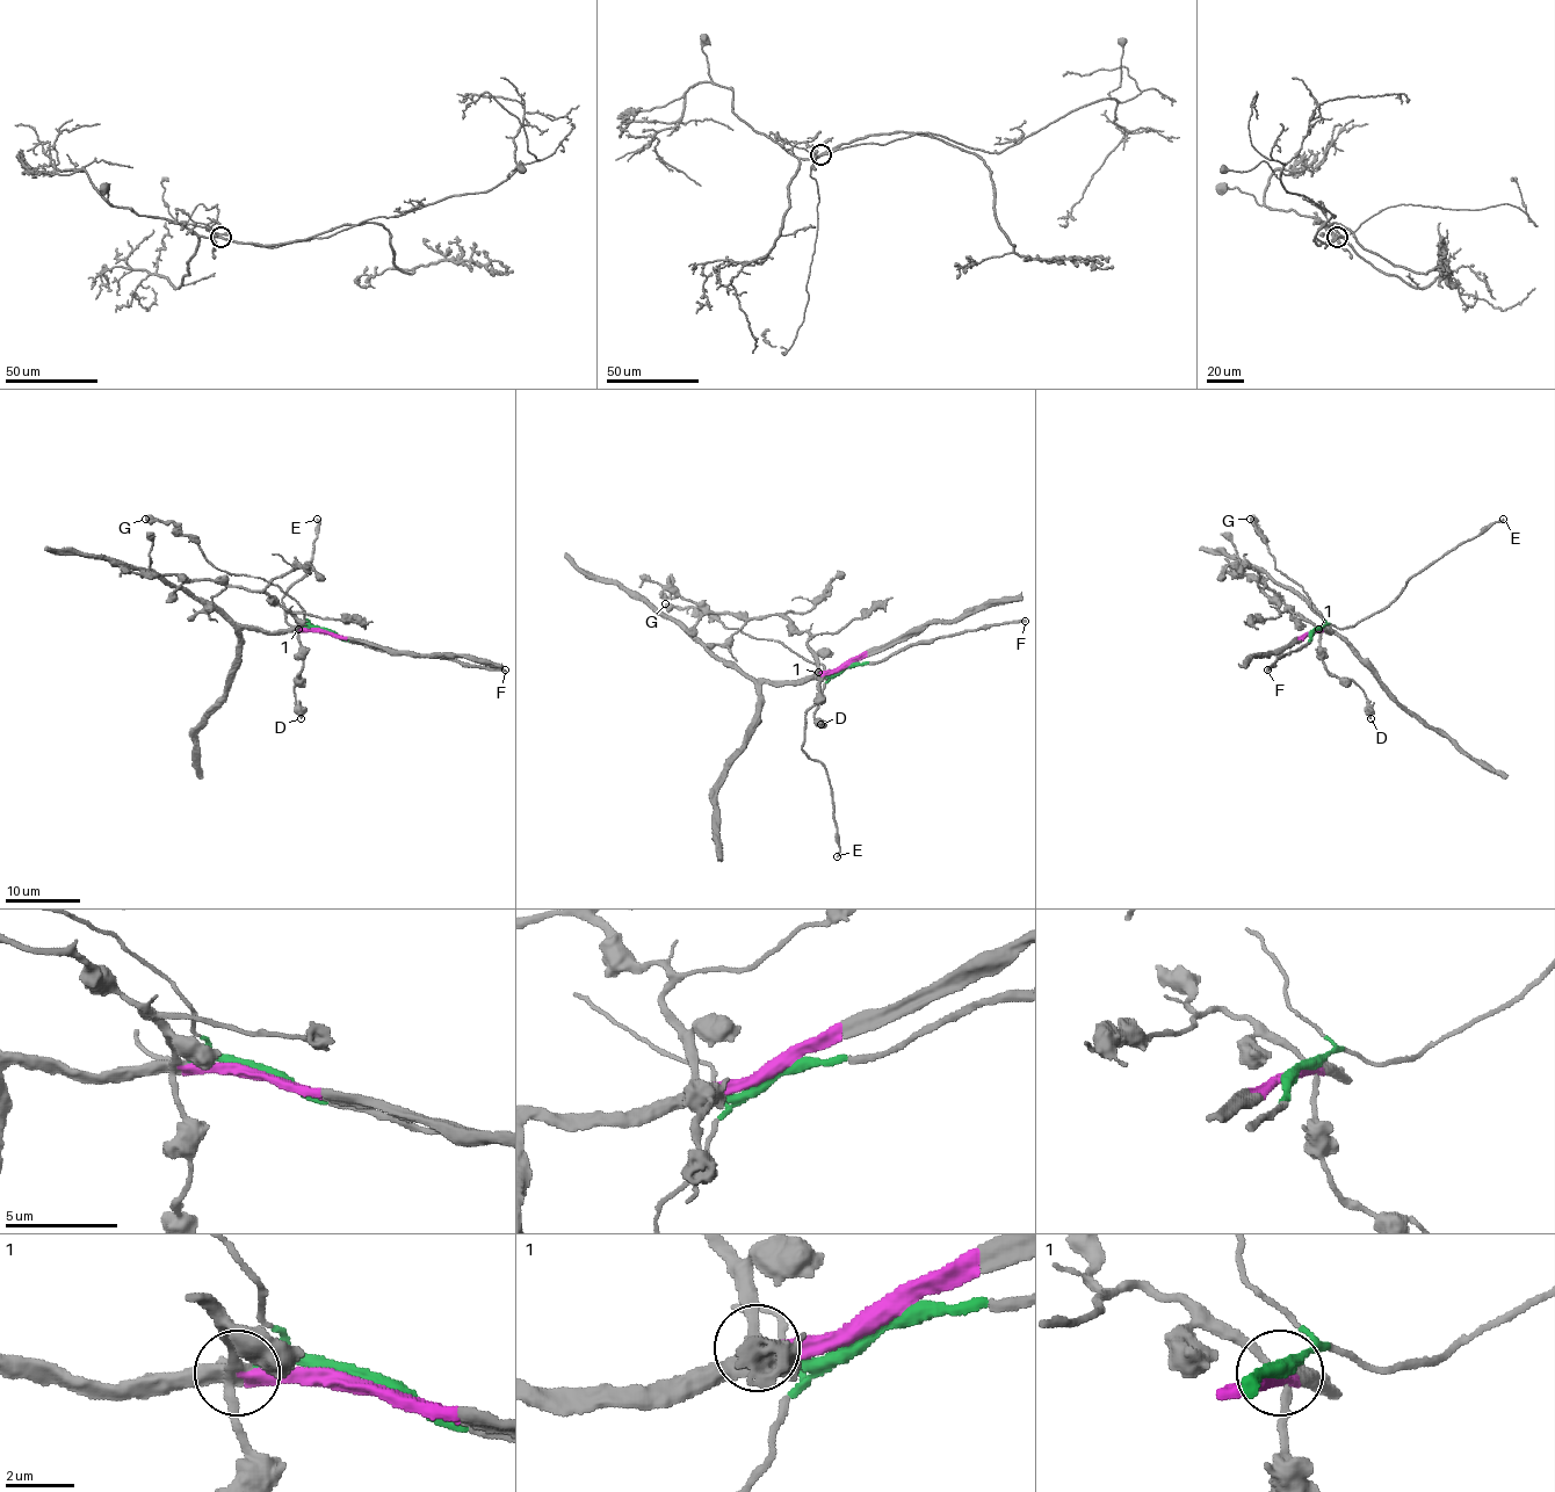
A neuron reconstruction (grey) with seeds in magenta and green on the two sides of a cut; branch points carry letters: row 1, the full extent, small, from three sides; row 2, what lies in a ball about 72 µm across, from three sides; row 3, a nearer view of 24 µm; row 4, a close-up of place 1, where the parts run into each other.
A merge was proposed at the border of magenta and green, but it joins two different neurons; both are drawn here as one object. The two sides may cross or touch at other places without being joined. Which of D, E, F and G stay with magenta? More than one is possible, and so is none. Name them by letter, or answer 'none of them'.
none of them

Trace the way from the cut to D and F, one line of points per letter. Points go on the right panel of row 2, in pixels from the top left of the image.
D: (1313, 630), (1321, 625), (1324, 667), (1339, 678), (1350, 678), (1364, 690), (1371, 718)
F: (1313, 630), (1300, 650), (1285, 653), (1266, 671)

